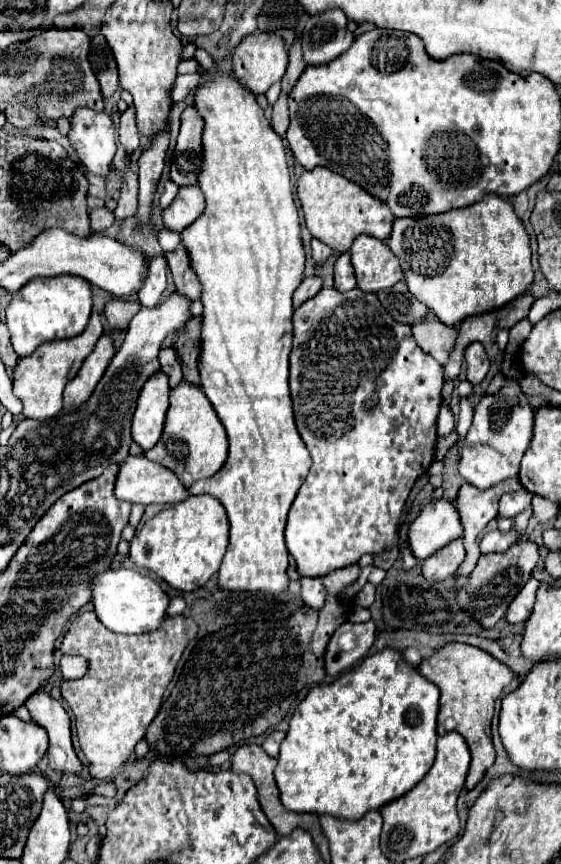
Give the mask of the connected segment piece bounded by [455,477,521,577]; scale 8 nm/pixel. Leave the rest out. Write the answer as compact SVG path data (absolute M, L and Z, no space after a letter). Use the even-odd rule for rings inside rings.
M505 479L485 491L473 487L471 483L463 483L459 487L457 493L457 501L455 507L461 515L465 533L463 533L463 543L465 543L466 558L459 565L459 569L455 571L455 577L463 577L469 575L476 566L479 557L481 556L479 545L475 544L477 535L487 527L487 523L491 519L497 517L497 503L501 499L503 493L507 491L515 491L521 489L519 479Z

